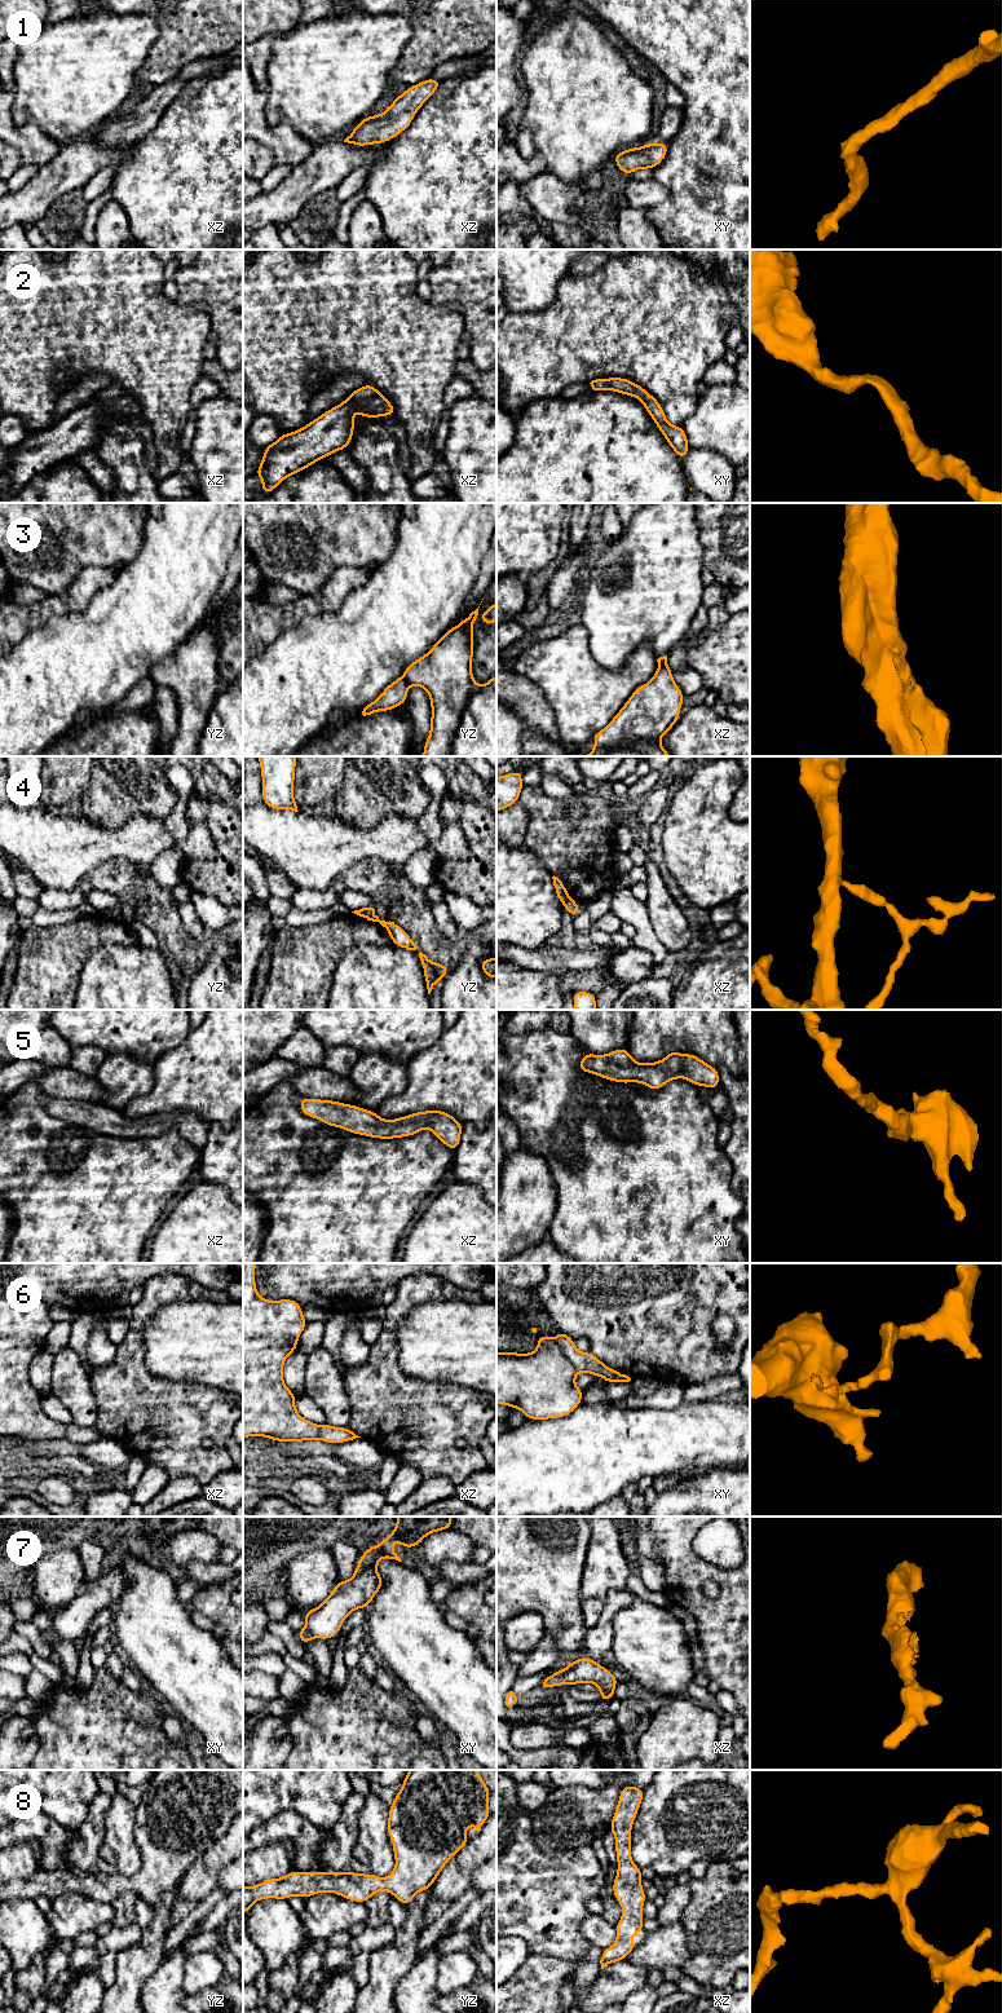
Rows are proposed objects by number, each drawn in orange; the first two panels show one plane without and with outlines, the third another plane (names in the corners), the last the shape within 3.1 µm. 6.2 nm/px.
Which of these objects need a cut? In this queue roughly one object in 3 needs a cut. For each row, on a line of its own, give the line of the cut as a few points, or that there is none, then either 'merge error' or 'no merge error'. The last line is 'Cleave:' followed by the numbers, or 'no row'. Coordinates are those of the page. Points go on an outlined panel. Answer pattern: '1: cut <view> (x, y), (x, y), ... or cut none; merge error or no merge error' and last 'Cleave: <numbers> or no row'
1: cut none; no merge error
2: cut none; no merge error
3: cut yz (404, 676), (409, 684); merge error
4: cut xz (569, 897), (564, 904); merge error
5: cut none; no merge error
6: cut xy (556, 1340), (565, 1358), (578, 1371); merge error
7: cut none; no merge error
8: cut none; no merge error
Cleave: 3, 4, 6

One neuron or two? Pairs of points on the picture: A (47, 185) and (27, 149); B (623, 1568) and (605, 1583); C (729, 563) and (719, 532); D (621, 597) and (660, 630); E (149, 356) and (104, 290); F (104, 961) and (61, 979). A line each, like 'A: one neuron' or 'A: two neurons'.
A: two neurons
B: one neuron
C: one neuron
D: one neuron
E: one neuron
F: two neurons

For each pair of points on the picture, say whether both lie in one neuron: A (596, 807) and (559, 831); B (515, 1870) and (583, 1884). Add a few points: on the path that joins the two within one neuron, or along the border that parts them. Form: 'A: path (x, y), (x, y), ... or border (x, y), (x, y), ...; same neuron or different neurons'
A: path (592, 819), (578, 833), (570, 833); same neuron
B: path (532, 1884), (566, 1884); same neuron

